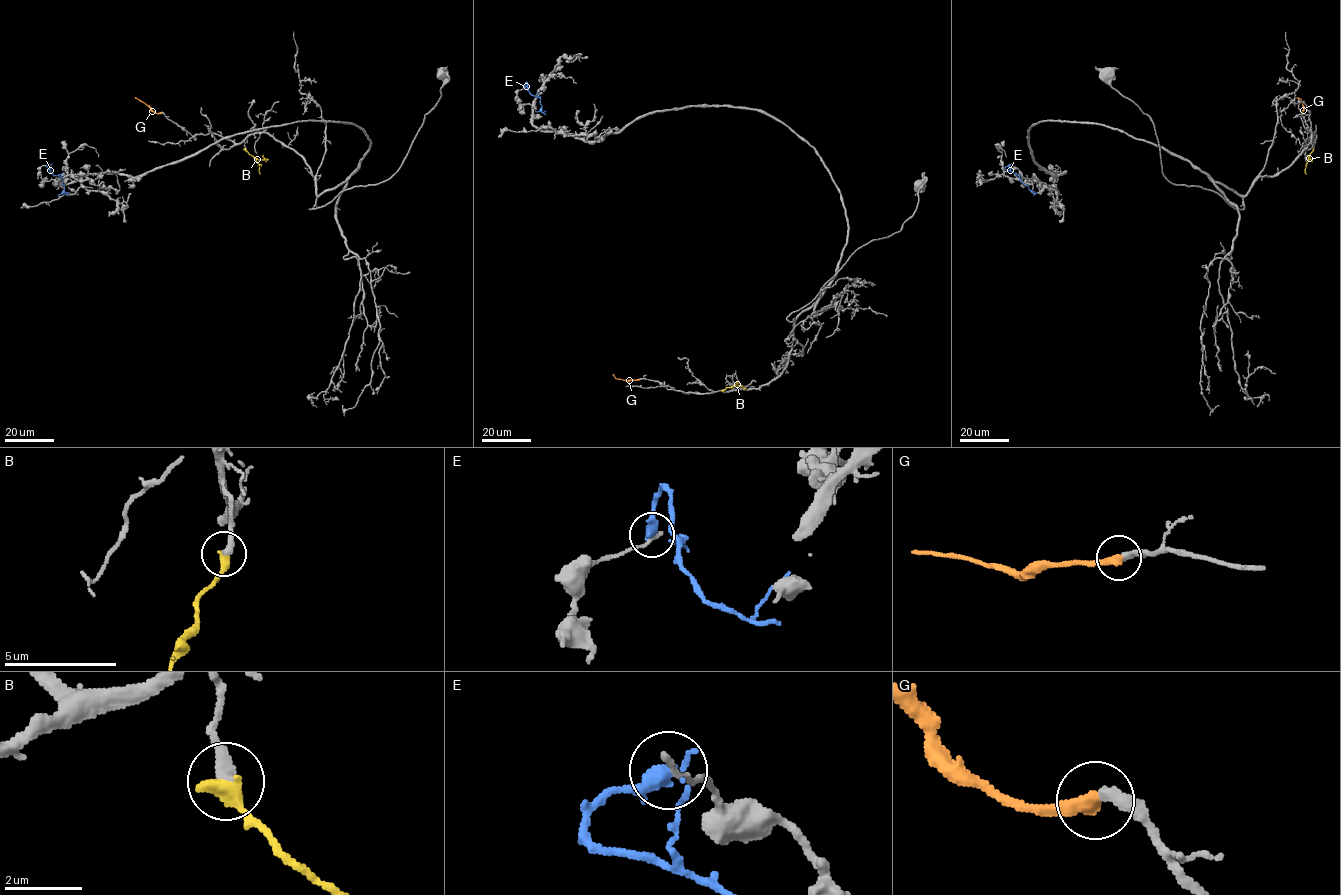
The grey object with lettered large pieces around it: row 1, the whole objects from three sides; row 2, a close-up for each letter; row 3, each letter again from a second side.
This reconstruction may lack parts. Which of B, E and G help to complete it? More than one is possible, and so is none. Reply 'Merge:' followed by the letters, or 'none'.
Merge: G

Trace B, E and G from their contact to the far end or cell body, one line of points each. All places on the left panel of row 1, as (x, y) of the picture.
B: (245, 149), (256, 158), (260, 174)
E: (47, 165), (62, 180), (64, 193), (68, 195)
G: (161, 112), (155, 113), (135, 97)

